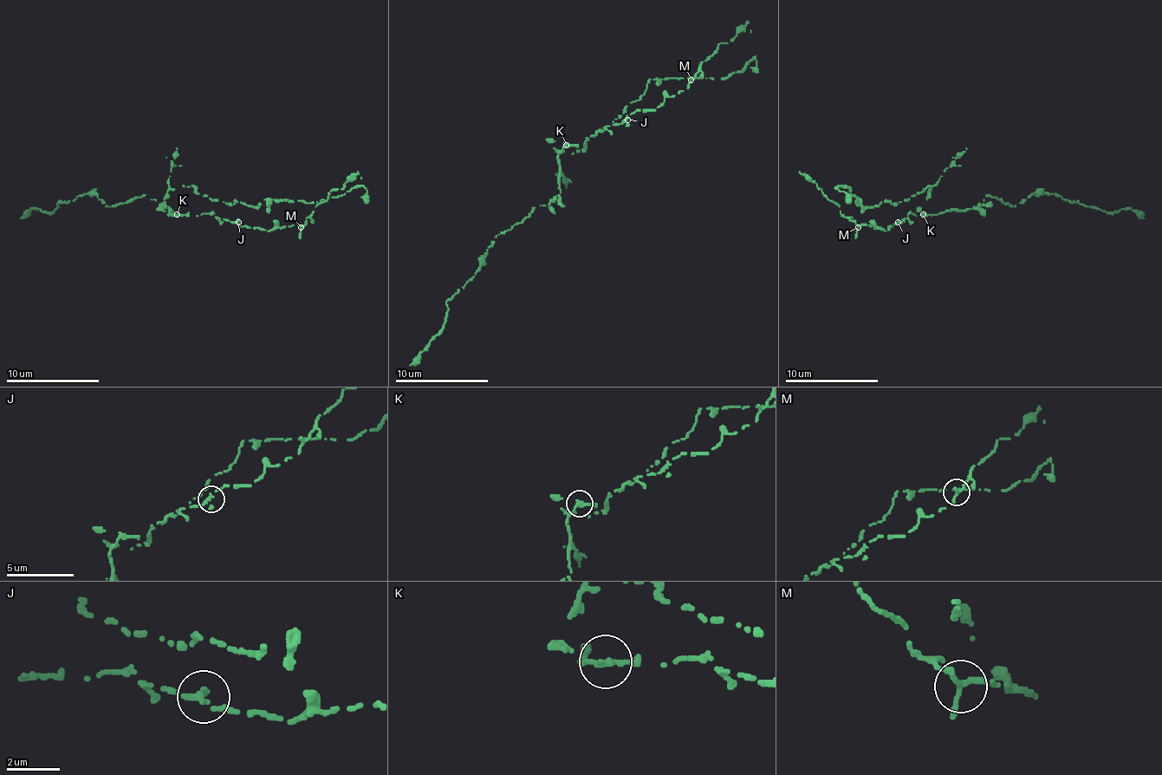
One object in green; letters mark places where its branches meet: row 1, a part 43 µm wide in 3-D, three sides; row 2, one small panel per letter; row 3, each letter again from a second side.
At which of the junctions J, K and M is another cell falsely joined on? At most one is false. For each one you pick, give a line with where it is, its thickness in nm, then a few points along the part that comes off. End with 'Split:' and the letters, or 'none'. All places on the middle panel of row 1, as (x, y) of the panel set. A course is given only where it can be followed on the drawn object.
K: (566, 145) | 200 nm | (567, 145), (555, 140), (553, 147), (574, 154), (580, 150), (651, 80), (728, 77), (751, 61), (756, 70)
Split: K

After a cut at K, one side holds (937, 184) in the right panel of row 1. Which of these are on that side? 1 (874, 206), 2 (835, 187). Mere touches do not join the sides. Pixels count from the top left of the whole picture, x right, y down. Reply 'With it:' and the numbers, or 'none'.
With it: 1, 2

